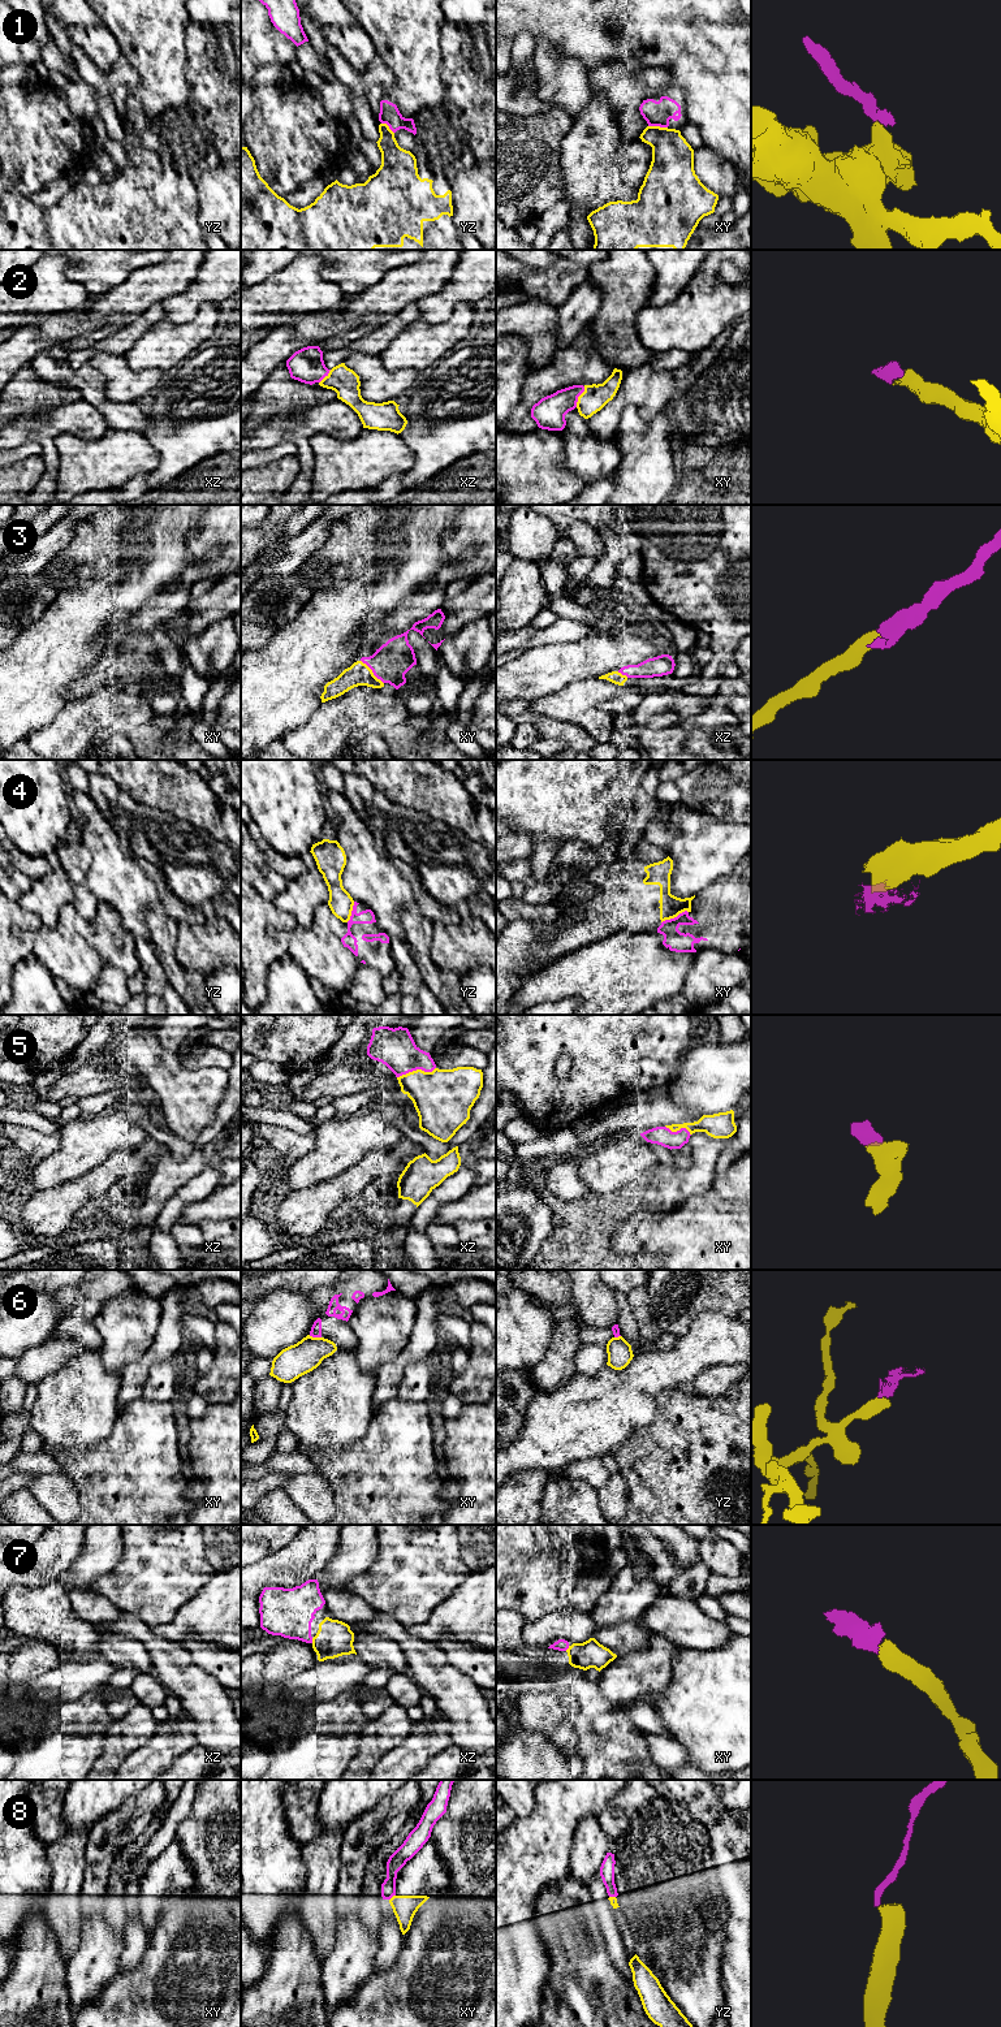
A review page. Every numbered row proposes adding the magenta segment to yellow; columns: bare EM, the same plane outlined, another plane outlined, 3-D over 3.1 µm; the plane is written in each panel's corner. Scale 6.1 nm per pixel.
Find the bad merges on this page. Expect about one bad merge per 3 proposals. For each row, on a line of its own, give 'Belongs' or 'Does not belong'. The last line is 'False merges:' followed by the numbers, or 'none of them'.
1: Does not belong
2: Belongs
3: Belongs
4: Does not belong
5: Belongs
6: Does not belong
7: Belongs
8: Does not belong
False merges: 1, 4, 6, 8

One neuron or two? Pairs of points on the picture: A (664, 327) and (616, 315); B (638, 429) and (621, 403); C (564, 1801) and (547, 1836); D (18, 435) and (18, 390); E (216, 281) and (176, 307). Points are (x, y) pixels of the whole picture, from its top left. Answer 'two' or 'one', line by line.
A: two
B: two
C: one
D: two
E: one

